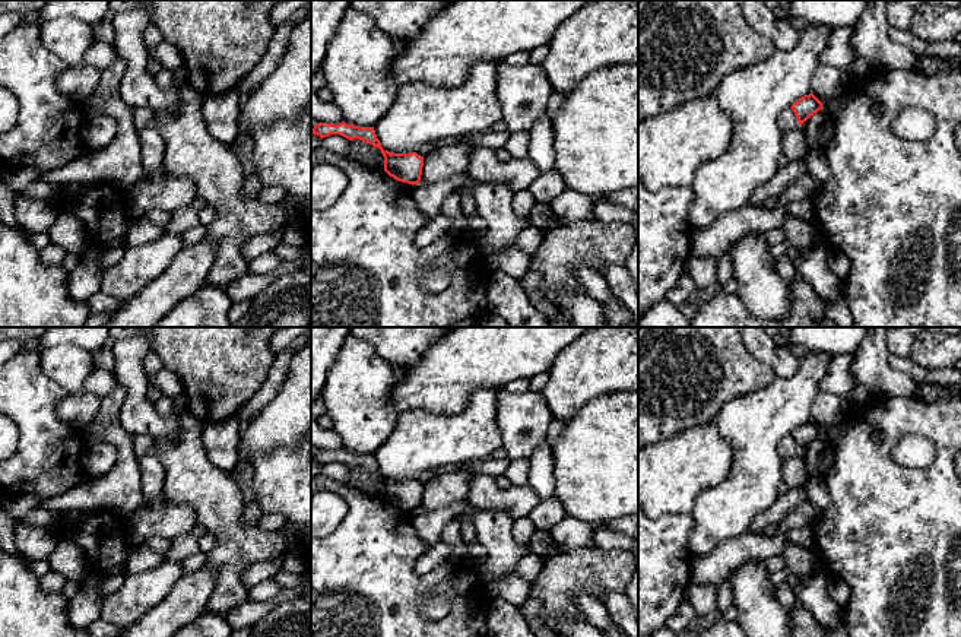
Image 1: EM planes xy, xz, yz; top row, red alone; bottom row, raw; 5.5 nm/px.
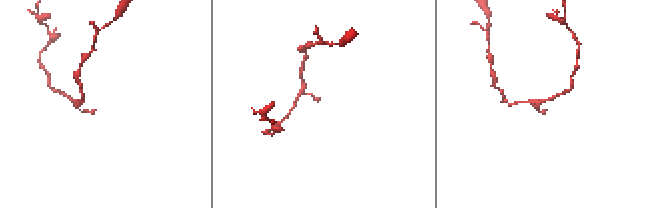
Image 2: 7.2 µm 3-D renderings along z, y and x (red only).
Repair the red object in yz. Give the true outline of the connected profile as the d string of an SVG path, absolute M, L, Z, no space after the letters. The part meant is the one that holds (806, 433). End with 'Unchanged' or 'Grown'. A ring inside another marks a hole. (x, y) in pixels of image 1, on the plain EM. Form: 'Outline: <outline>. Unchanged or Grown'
Outline: M809 421L793 430L790 435L802 453L811 443L822 435L822 430L813 421Z. Unchanged

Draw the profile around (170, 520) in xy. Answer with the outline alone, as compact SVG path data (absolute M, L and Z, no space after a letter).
M165 503L159 508L142 507L129 520L129 533L145 541L148 538L174 539L190 533L199 525L196 513L188 506Z

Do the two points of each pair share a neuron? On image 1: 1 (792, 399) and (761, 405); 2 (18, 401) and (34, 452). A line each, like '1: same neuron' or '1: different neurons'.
1: same neuron
2: same neuron

